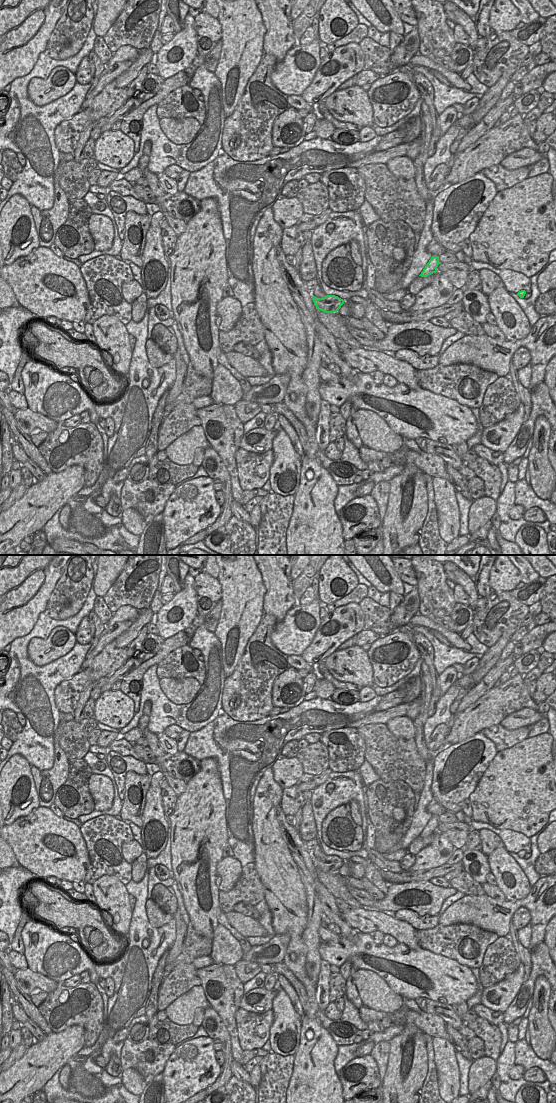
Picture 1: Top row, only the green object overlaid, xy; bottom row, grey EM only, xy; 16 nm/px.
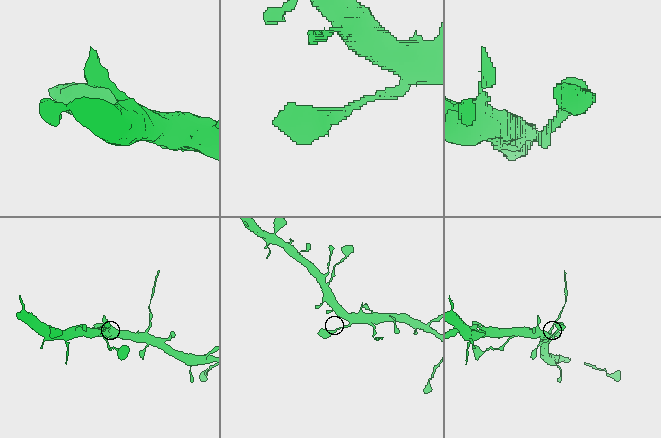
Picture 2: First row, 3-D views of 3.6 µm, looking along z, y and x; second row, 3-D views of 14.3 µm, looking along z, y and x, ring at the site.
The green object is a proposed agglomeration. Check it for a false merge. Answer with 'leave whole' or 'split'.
split

